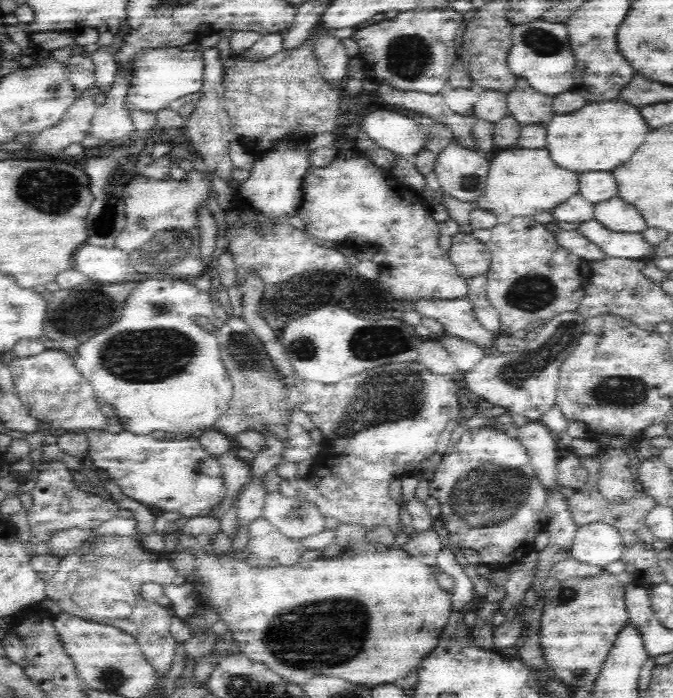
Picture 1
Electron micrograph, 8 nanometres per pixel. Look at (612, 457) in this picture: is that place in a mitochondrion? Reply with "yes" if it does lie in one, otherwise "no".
no

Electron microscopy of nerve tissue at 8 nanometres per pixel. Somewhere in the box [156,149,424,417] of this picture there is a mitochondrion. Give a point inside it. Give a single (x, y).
(378, 343)

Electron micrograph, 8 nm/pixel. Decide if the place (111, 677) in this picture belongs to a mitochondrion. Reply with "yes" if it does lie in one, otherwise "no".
yes

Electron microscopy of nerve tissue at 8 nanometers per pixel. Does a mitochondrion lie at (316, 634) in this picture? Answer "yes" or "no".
yes

